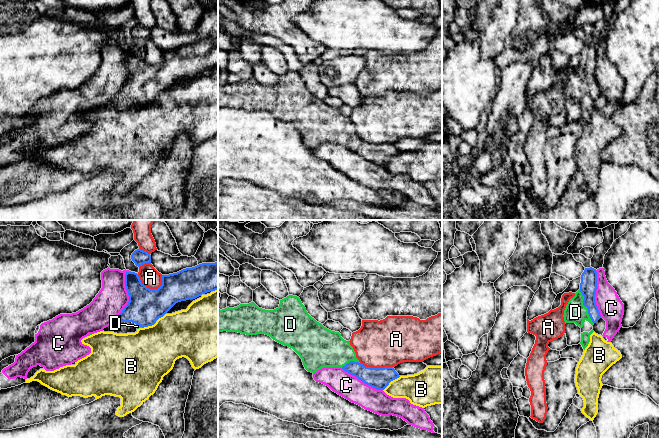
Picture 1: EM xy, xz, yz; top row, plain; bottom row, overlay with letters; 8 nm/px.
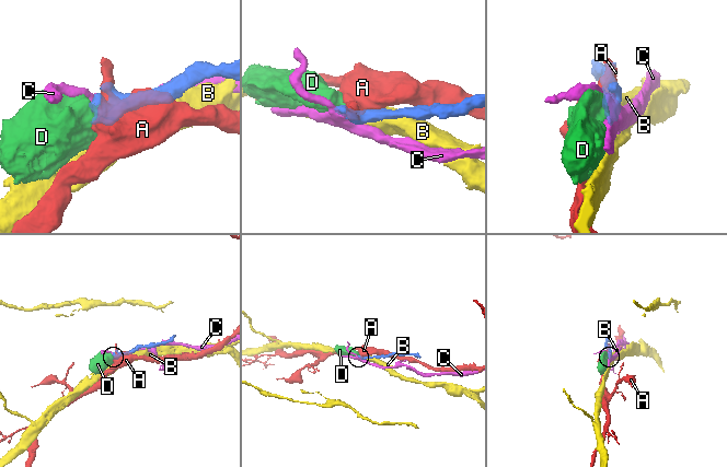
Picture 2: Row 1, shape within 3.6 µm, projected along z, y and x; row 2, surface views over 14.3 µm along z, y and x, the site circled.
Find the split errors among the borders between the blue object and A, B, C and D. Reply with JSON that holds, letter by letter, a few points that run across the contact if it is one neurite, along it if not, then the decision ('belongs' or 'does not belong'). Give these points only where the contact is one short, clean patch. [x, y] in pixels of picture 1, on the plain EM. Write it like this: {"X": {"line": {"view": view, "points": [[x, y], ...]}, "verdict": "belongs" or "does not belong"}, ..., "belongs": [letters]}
{"A": {"verdict": "does not belong"}, "B": {"verdict": "does not belong"}, "C": {"verdict": "does not belong"}, "D": {"line": {"view": "yz", "points": [[588, 62], [584, 81], [575, 88]]}, "verdict": "belongs"}, "belongs": ["D"]}

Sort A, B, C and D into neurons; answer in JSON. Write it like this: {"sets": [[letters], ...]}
{"sets": [["A"], ["B"], ["C"], ["D"]]}

